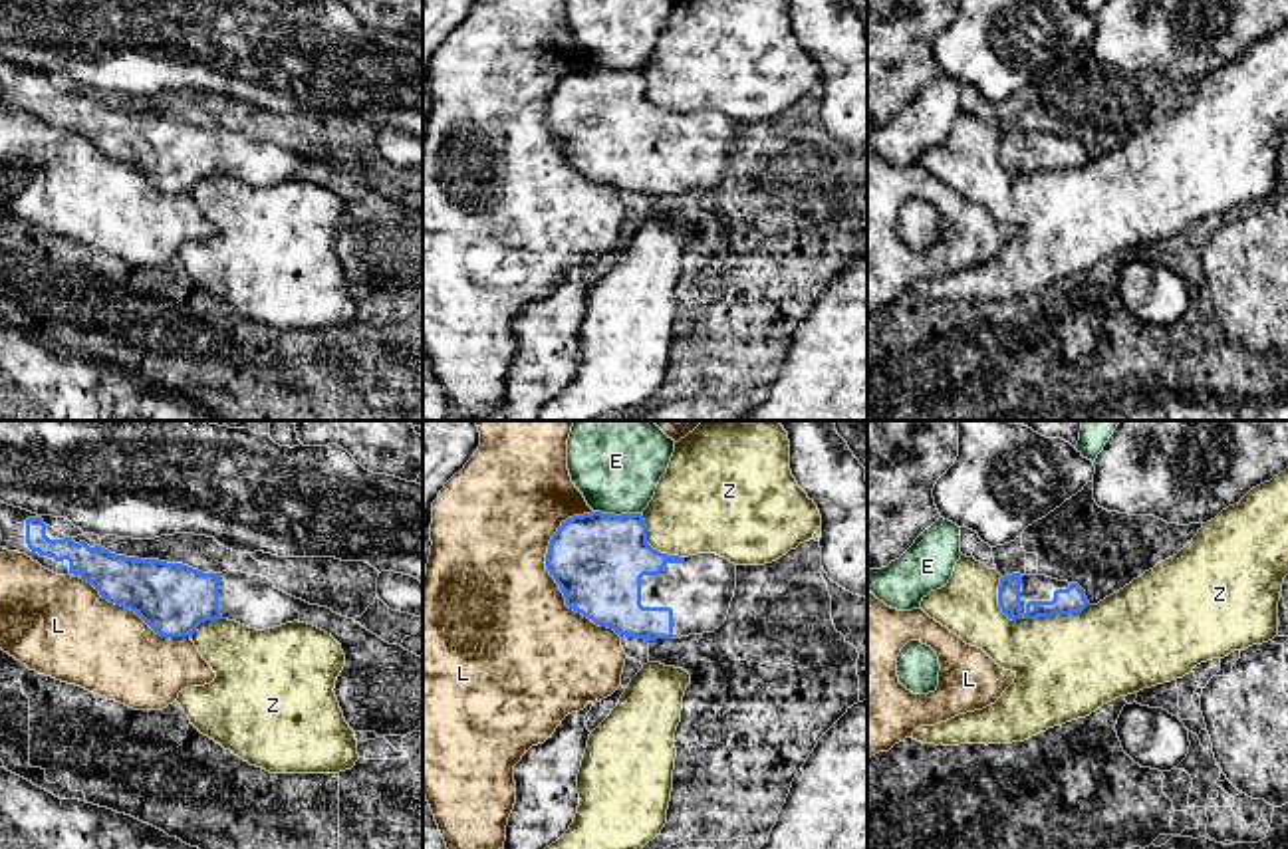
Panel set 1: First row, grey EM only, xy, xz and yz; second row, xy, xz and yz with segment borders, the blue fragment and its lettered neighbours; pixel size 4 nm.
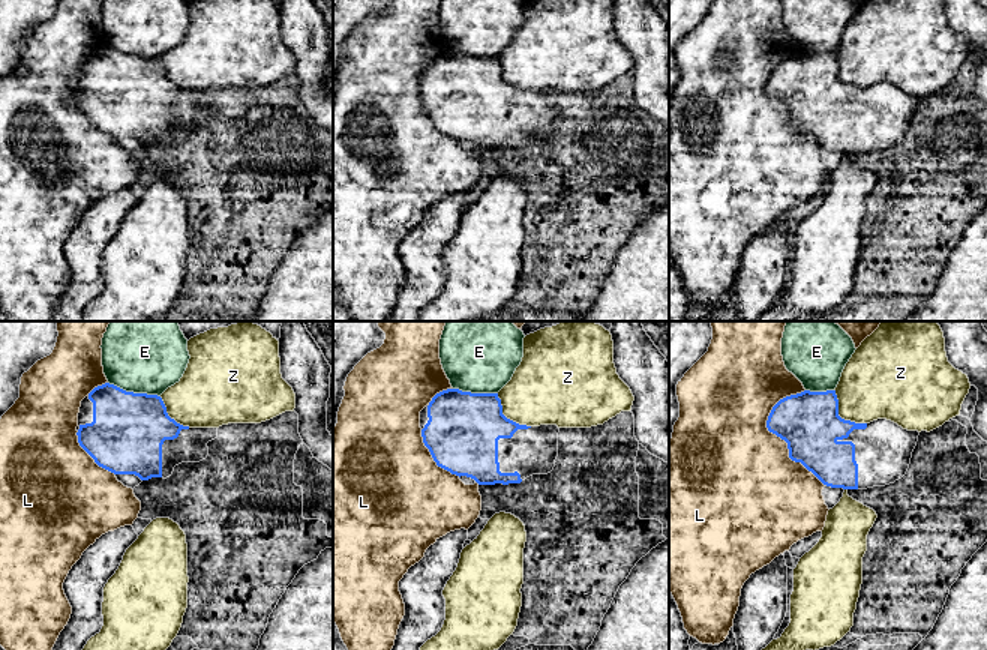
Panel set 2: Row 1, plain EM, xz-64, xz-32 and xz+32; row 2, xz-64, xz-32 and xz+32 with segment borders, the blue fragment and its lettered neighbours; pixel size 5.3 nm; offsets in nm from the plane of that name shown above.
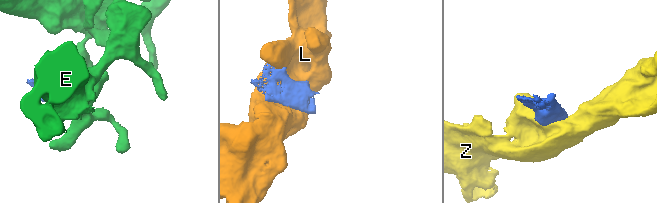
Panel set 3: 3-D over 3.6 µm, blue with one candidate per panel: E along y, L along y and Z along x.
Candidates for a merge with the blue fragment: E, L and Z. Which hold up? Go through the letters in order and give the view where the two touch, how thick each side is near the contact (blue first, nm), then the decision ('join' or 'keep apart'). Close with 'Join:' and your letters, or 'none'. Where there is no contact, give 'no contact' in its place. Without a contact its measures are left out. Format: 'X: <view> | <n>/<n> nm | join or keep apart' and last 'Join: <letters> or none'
E: xz | 380/280 nm | keep apart
L: xz | 380/500 nm | keep apart
Z: xz | 380/360 nm | keep apart
Join: none

